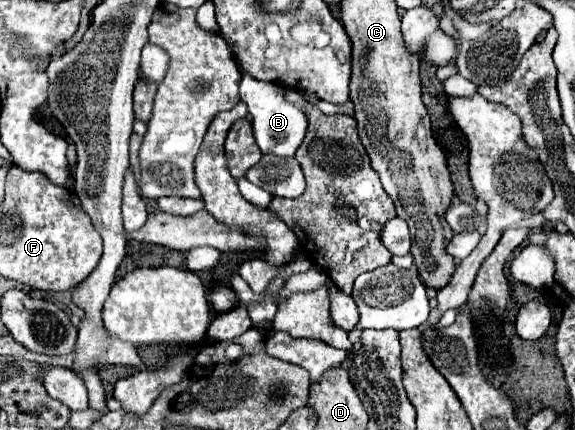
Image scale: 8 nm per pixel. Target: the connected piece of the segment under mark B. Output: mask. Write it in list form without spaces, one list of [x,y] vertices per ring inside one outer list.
[[[244,74],[242,82],[240,82],[240,98],[242,98],[242,102],[246,102],[248,112],[254,118],[254,122],[252,122],[254,138],[256,138],[256,144],[260,146],[262,154],[294,156],[298,146],[302,144],[302,138],[306,136],[308,118],[300,108],[286,102],[284,90],[280,86],[274,86],[270,82],[262,82],[262,80],[250,78],[250,74]]]

